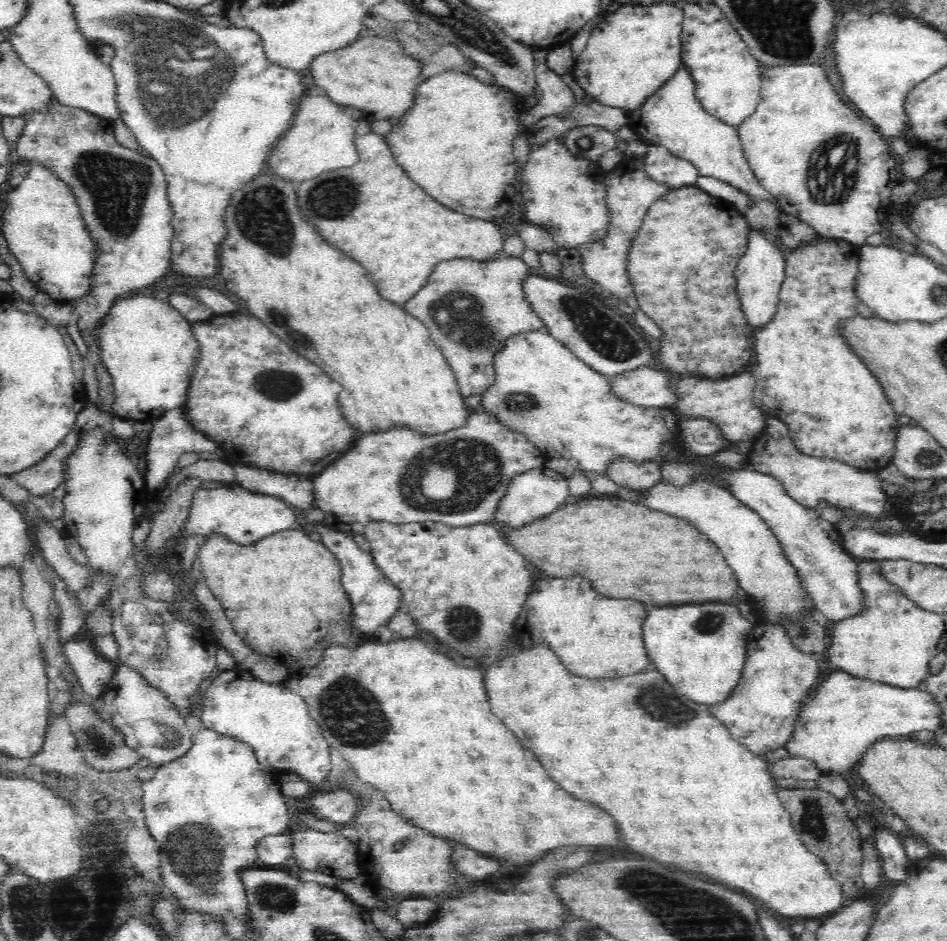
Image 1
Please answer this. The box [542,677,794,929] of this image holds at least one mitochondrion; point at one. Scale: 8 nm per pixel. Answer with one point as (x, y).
(648, 697)

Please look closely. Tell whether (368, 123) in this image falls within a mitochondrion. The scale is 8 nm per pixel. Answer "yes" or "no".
no

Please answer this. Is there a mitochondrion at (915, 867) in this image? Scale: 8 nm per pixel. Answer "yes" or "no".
no

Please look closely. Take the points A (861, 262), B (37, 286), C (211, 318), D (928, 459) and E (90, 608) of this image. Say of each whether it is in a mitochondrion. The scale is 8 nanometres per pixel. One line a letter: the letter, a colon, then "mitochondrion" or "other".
A: other
B: other
C: other
D: mitochondrion
E: other

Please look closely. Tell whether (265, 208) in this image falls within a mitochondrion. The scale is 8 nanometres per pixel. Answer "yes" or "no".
yes

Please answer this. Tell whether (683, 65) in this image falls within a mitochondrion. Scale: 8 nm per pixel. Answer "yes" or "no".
no

